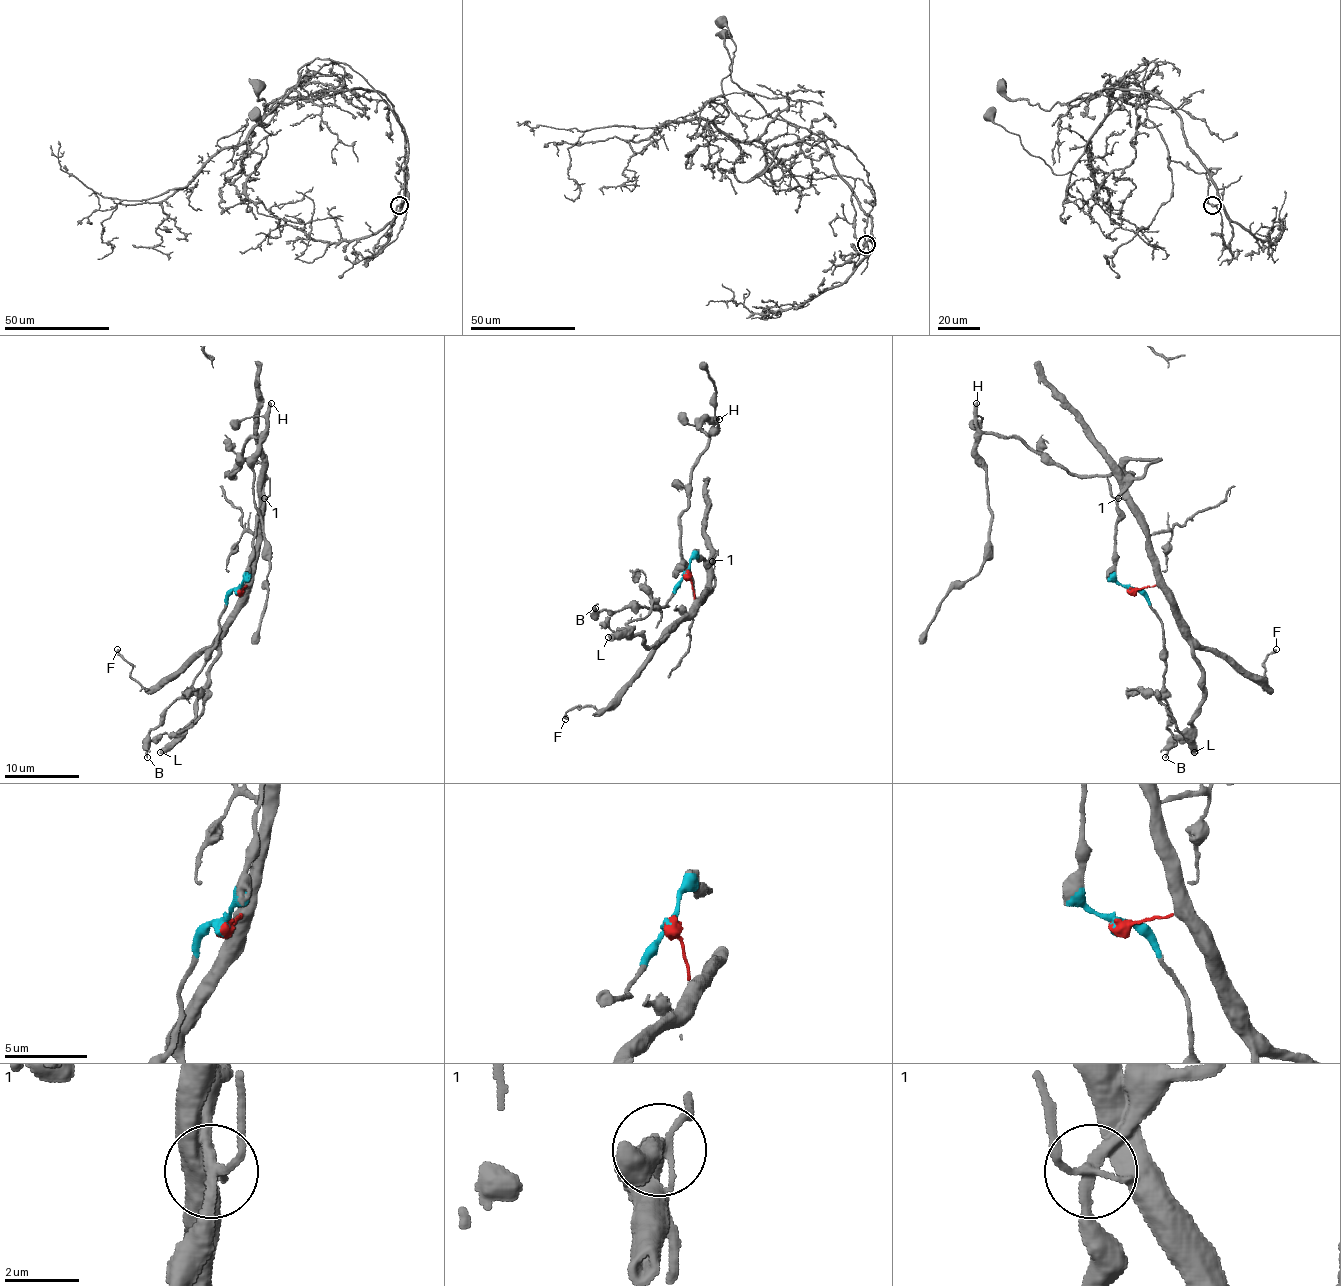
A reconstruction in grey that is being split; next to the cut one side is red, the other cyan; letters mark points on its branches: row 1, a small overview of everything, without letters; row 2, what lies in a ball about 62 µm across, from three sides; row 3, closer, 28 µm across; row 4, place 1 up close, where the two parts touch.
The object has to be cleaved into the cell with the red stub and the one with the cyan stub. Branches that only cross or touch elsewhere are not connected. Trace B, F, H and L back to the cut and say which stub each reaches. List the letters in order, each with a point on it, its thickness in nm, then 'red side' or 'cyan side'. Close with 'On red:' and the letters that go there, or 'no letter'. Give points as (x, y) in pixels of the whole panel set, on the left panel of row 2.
B: place (147, 757); calibre 160 nm; cyan side
F: place (117, 649); calibre 220 nm; red side
H: place (271, 403); calibre 400 nm; cyan side
L: place (160, 752); calibre 600 nm; red side
On red: F, L

